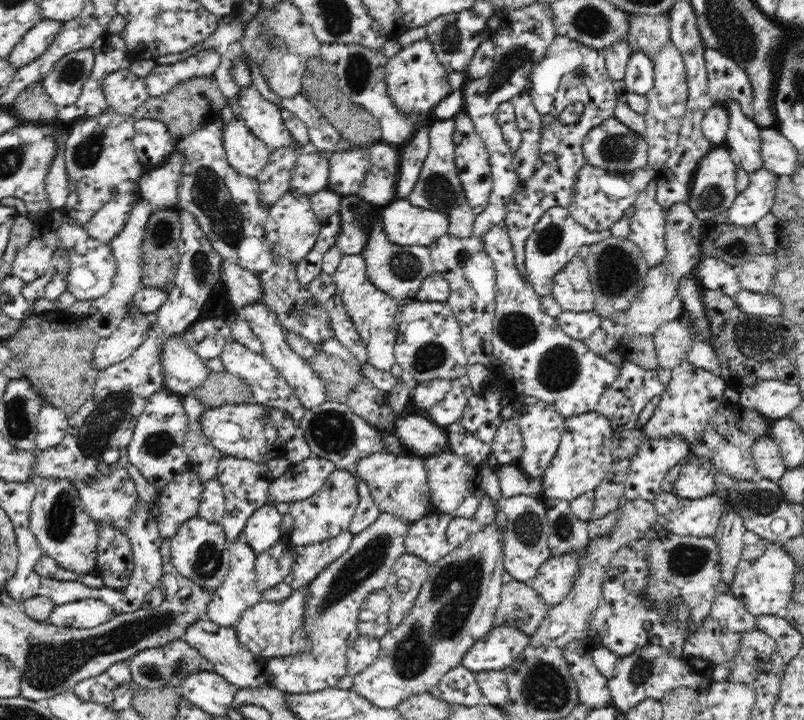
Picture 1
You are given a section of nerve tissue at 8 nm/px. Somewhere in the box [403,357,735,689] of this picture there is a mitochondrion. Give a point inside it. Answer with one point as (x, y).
(684, 560)

